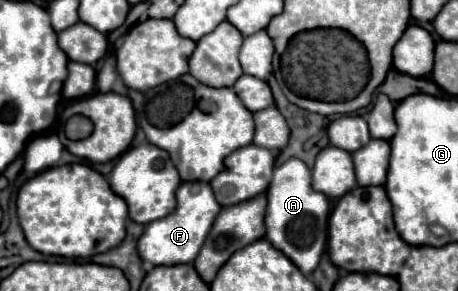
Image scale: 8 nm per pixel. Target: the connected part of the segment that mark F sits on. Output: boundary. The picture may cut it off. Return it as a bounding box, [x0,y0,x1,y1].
[138,183,222,265]

